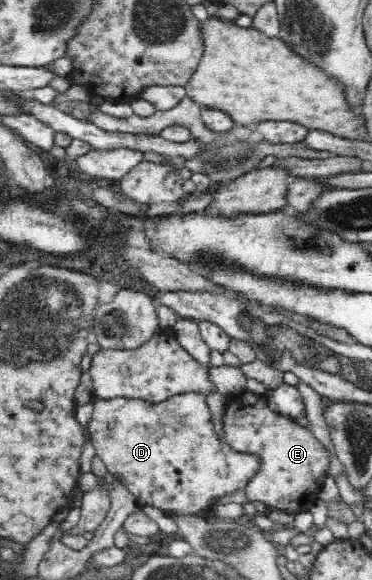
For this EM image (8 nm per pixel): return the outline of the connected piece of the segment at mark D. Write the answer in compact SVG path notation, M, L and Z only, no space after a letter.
M192 392L173 395L161 403L93 399L88 433L108 476L120 477L142 505L175 511L177 515L198 516L201 511L205 515L225 493L243 491L261 470L260 456L233 451L219 438L205 398Z

